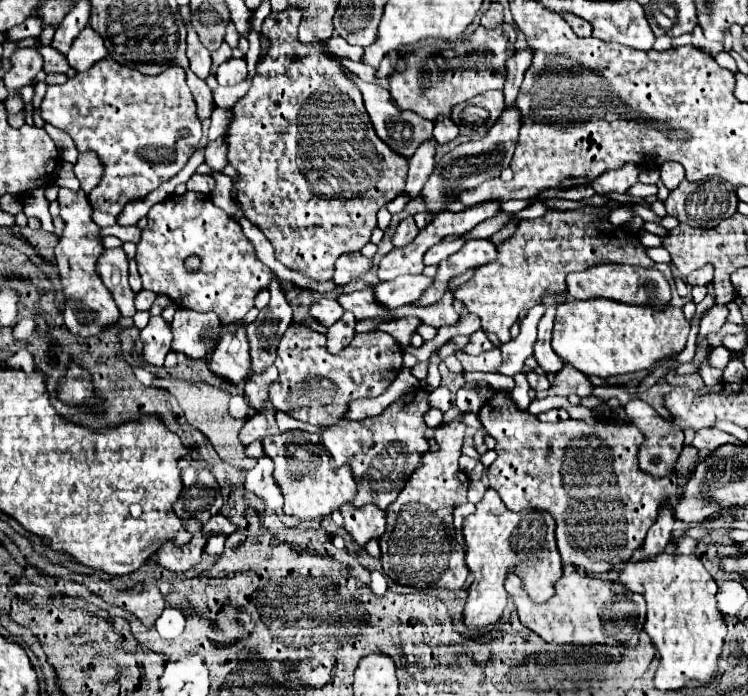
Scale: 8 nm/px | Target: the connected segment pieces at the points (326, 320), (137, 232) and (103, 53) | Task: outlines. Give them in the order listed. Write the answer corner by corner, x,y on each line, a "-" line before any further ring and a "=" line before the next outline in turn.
321,299
317,305
313,305
311,307
311,311
309,311
309,315
313,317
313,319
317,319
317,321
321,321
323,325
333,325
335,321
339,321
341,317
343,317
343,307
339,305
339,301
337,299
=
113,225
113,227
105,227
101,229
101,236
115,235
123,241
133,241
137,243
141,239
141,229
137,225
129,225
129,227
123,227
123,225
=
89,25
77,35
67,53
67,61
75,71
87,71
95,61
105,57
107,57
107,47
103,43
103,37
97,31
93,31

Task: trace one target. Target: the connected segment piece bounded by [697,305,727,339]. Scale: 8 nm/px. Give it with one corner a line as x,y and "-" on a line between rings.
713,305
713,307
701,317
701,325
699,325
699,335
697,335
697,339
707,339
707,337
703,337
703,331
705,331
707,335
719,331
721,325
725,323
725,319
727,319
727,309
725,309
725,307
719,307
719,305

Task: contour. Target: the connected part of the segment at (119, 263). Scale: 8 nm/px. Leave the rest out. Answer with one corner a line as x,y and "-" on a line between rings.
121,247
119,249
105,249
97,261
99,277
103,279
103,283
111,291
121,315
133,317
137,309
133,307
135,293
131,291
129,281
127,281
127,267
129,267
129,259

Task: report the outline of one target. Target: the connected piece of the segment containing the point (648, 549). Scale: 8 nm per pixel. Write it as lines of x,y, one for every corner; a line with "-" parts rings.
665,505
655,521
655,525
651,525
647,537
645,537
645,557
653,557
653,555
659,555
663,553
665,545
669,543
671,539
671,529
673,529
673,523
675,523
675,515
673,515
673,505

